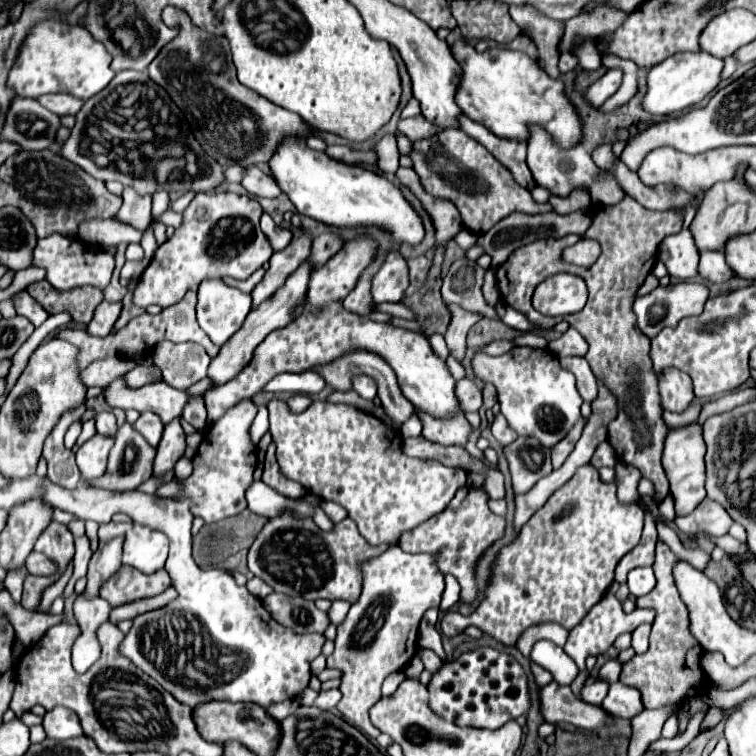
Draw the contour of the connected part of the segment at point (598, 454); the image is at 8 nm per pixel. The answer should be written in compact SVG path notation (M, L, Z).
M603 442L603 444L599 444L589 464L591 464L593 468L597 468L597 470L599 470L599 468L603 468L603 466L607 466L607 468L613 468L613 466L617 464L617 458L615 458L615 452L613 452L611 444L609 444L609 442Z

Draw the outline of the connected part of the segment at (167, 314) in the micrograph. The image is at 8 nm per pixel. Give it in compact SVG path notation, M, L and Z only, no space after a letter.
M187 292L185 300L181 300L179 304L175 306L169 306L169 308L163 308L161 314L157 316L151 316L147 312L143 312L141 316L133 318L123 330L117 330L113 334L109 334L105 340L97 340L93 336L87 336L85 330L61 330L59 332L59 338L63 340L69 340L71 344L77 344L77 348L81 348L81 368L85 368L87 364L91 364L93 360L99 360L99 358L107 358L107 356L115 356L115 354L121 354L121 356L127 356L131 352L149 352L155 344L159 344L161 340L171 340L171 342L197 342L205 348L205 352L209 356L217 356L219 348L205 336L205 332L201 332L199 324L197 324L197 318L195 318L195 294L193 292Z

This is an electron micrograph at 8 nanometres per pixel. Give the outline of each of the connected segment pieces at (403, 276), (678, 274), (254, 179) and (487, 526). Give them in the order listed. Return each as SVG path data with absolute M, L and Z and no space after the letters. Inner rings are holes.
M391 250L383 266L371 278L373 302L401 302L407 286L409 286L407 262L397 250Z
M683 228L679 234L667 236L659 248L659 260L667 266L669 276L679 280L695 278L699 266L699 250L693 242L689 228Z
M257 166L253 168L247 168L245 170L245 176L241 180L241 186L249 192L249 194L255 194L255 196L265 196L265 198L277 198L281 194L279 186L269 178L265 176L265 172Z
M463 486L457 490L453 500L447 504L447 508L433 518L425 520L413 532L407 532L401 536L399 546L405 552L413 554L433 554L437 556L437 566L443 574L451 574L457 578L461 584L461 594L459 602L475 602L479 596L477 588L477 562L485 554L487 548L491 548L499 538L505 536L505 518L495 516L489 510L489 494L485 488L475 488L475 486Z

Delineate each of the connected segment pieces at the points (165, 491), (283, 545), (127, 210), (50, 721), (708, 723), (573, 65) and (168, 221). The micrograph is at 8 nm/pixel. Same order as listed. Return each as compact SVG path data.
M173 479L172 481L160 486L156 491L156 496L161 498L172 497L175 495L180 488L180 481L178 479Z
M283 514L271 518L249 548L249 570L273 590L287 596L305 596L307 600L347 600L353 604L361 592L359 560L379 556L383 550L385 548L369 548L351 518L335 524L333 532L321 532L311 518L299 520L291 514Z
M127 186L123 190L123 206L113 218L117 222L131 222L131 226L144 231L151 222L151 196L141 196Z
M53 708L43 718L43 728L47 732L47 738L53 740L71 740L83 734L79 716L75 712L69 712L69 708Z
M710 707L708 712L699 726L699 732L705 732L706 729L714 728L723 719L723 709L717 707Z
M571 53L560 54L559 58L559 70L561 74L573 71L578 67L578 59Z
M167 210L167 212L163 212L163 214L159 216L159 220L161 220L165 226L179 228L179 226L183 224L183 214L177 214L177 212L171 212L171 210Z

